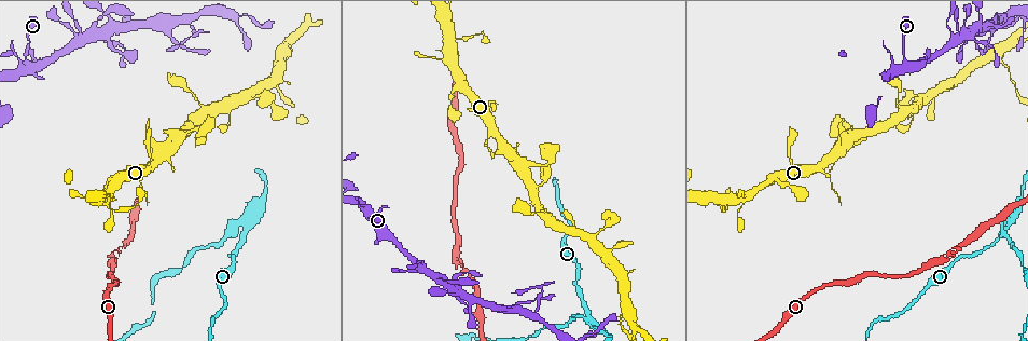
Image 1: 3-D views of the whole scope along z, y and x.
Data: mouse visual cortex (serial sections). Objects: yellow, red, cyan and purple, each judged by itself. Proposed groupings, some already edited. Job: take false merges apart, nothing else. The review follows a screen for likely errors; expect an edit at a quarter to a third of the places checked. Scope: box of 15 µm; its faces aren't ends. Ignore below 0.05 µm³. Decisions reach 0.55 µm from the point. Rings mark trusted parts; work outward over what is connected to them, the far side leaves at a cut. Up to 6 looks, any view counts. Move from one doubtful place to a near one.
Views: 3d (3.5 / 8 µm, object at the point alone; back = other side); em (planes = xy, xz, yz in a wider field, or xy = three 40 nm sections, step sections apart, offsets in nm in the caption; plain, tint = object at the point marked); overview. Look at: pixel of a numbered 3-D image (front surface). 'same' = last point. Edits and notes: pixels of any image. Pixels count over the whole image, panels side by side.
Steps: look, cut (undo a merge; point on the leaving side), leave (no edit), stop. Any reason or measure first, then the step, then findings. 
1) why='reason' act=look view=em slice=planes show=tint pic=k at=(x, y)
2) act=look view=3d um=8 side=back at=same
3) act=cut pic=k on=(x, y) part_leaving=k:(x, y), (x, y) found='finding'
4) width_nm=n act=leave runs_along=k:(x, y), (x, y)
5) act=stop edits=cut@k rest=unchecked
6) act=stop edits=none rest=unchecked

why='two arms in line, one across' act=look view=3d um=3.5 pic=1 at=(103, 203)

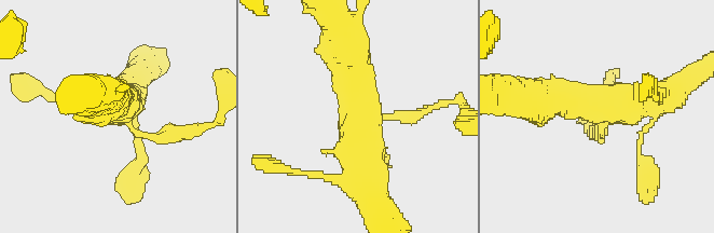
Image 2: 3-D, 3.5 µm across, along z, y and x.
act=look view=em slice=xy step=2 show=tint pic=2 at=(361, 120)

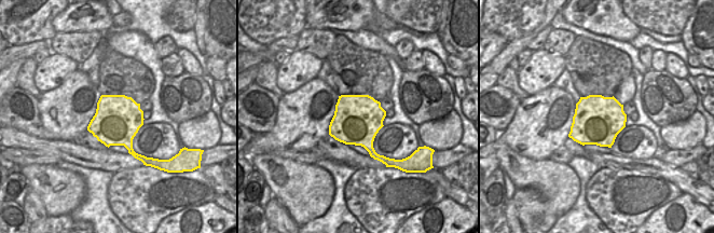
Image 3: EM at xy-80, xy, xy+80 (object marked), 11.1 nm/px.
act=look view=em slice=xy step=1 show=tint at=same

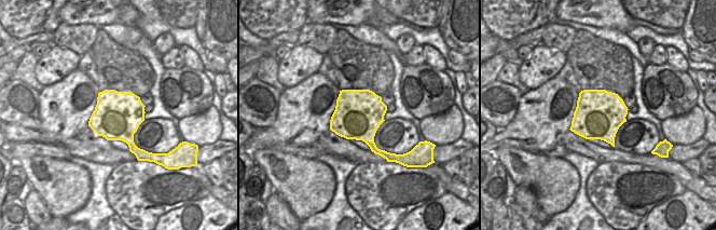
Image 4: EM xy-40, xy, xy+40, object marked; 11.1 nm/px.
act=leave runs_along=2:(366, 189), (362, 120), (348, 53) found='continuous, no second cell'

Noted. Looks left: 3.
why='sudden change in width' act=look view=3d um=3.5 pic=1 at=(456, 255)

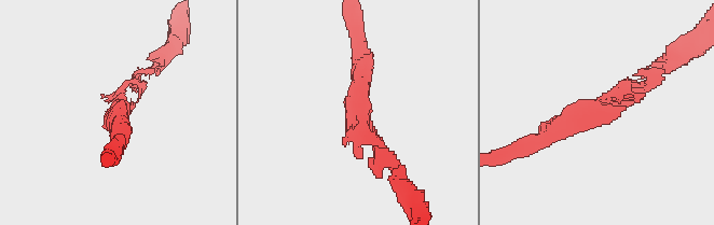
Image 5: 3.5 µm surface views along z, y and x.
why='shape alone is not enough' act=look view=em slice=xy step=2 show=tint pic=5 at=(593, 106)

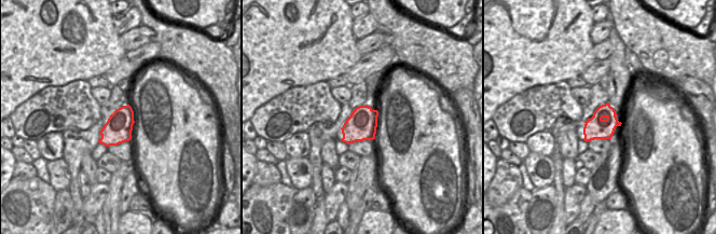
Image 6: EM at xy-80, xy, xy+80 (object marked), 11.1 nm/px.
act=leave runs_along=5:(537, 143), (647, 76) found='all the same cell'

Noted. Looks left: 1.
act=stop edits=none rest=unchecked

